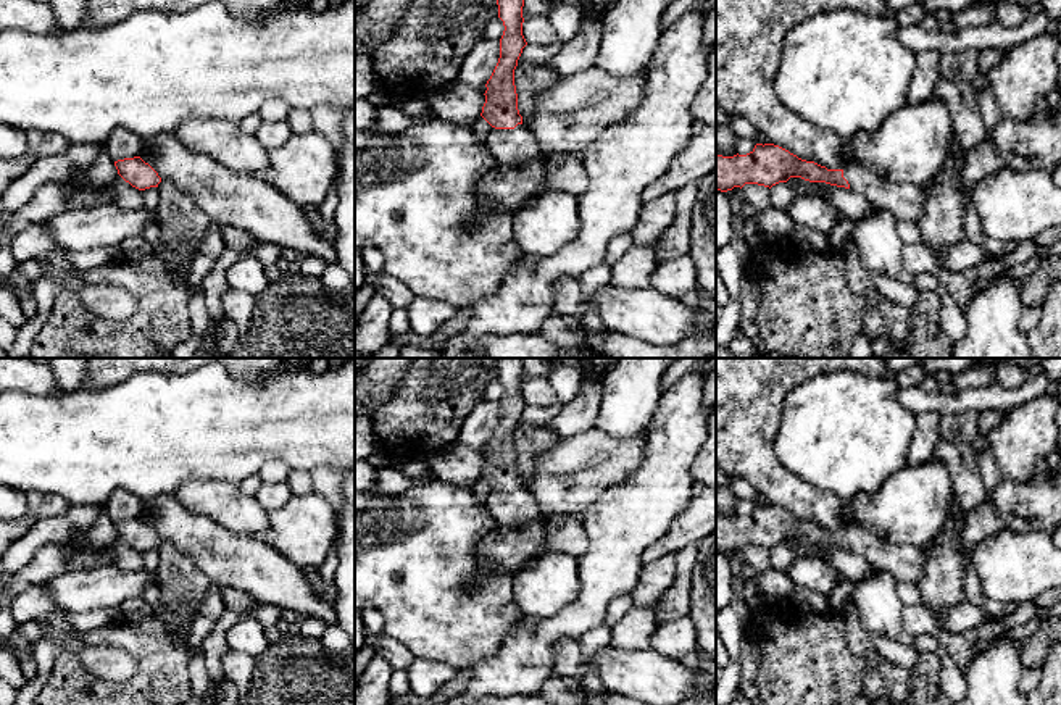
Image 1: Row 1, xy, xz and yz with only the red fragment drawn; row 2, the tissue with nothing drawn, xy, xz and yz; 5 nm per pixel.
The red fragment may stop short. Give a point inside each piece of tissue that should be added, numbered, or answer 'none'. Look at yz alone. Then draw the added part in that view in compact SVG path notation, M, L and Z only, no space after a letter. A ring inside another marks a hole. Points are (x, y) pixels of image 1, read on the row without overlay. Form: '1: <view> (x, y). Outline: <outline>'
1: yz (907, 563). Outline: M856 521L843 529L843 539L848 542L850 552L866 558L874 569L892 573L898 581L916 584L924 573L922 547L897 545Z

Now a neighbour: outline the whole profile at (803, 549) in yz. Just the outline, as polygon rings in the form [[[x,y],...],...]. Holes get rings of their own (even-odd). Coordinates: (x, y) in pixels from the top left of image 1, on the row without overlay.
[[[790,539],[787,542],[800,557],[819,557],[827,560],[827,550],[830,545],[826,544],[809,544],[801,539]]]

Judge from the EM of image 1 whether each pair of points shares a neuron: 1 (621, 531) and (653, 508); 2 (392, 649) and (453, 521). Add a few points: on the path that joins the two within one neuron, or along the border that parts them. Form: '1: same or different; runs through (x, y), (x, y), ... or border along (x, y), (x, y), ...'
1: same; runs through (629, 523), (645, 508)
2: different; border along (384, 631), (415, 657)

